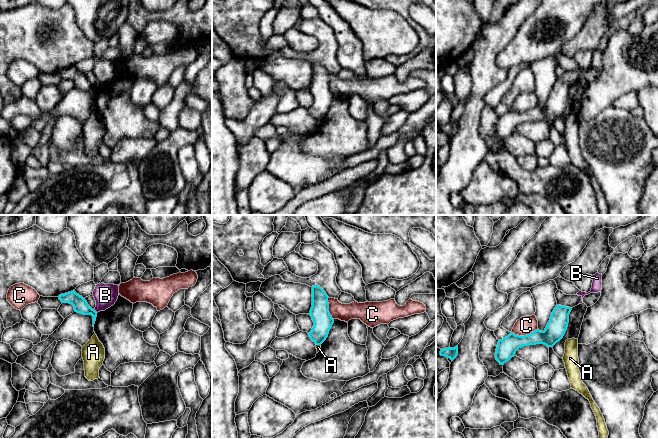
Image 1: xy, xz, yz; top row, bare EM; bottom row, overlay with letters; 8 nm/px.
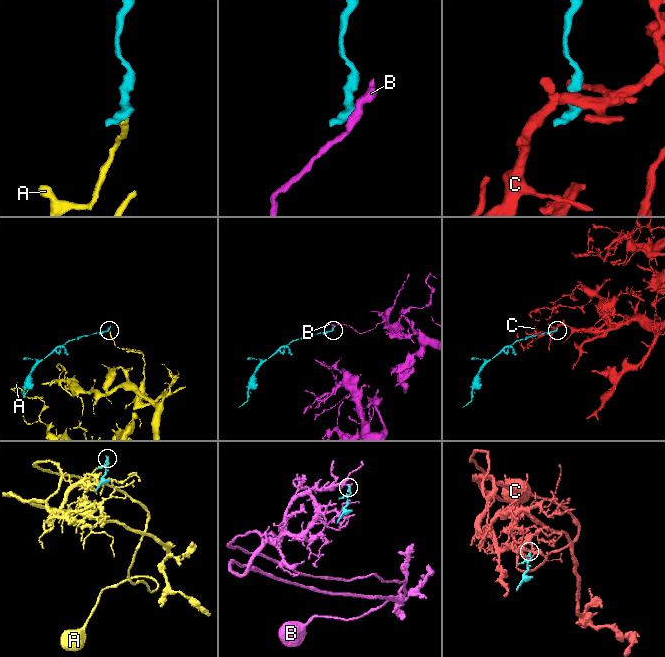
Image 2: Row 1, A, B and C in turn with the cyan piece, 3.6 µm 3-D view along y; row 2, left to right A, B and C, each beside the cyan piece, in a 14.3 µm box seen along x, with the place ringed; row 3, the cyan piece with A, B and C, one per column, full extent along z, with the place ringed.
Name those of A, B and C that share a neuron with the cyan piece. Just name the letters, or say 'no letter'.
no letter

